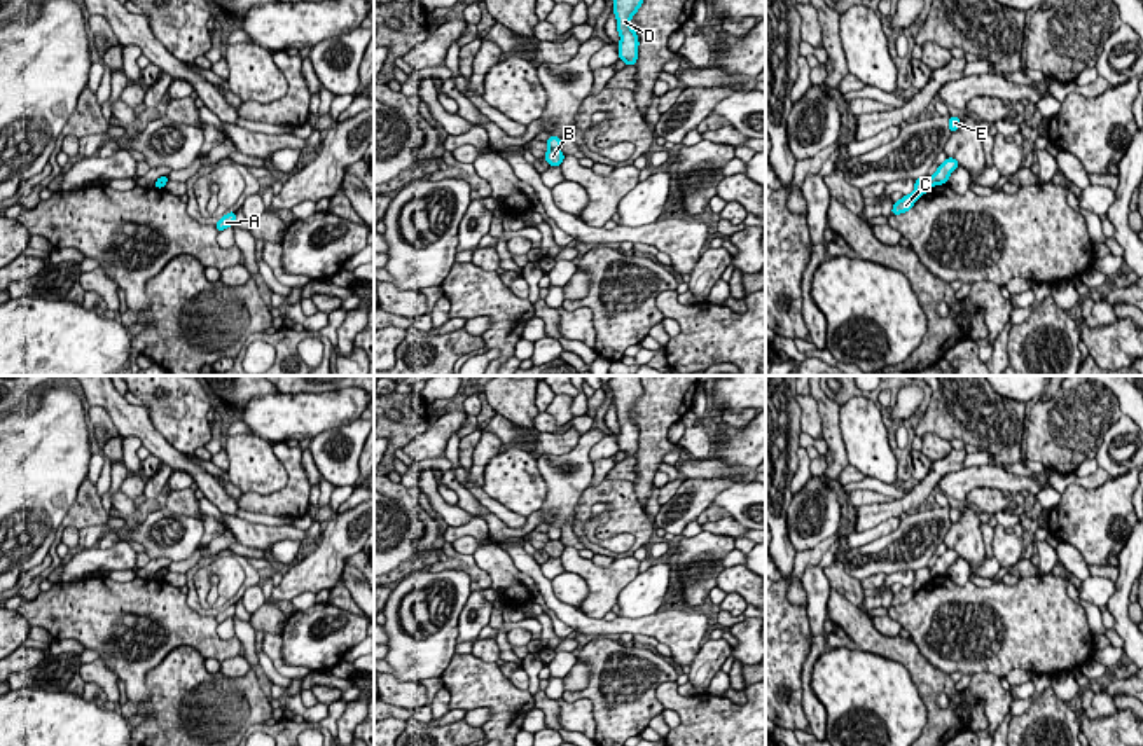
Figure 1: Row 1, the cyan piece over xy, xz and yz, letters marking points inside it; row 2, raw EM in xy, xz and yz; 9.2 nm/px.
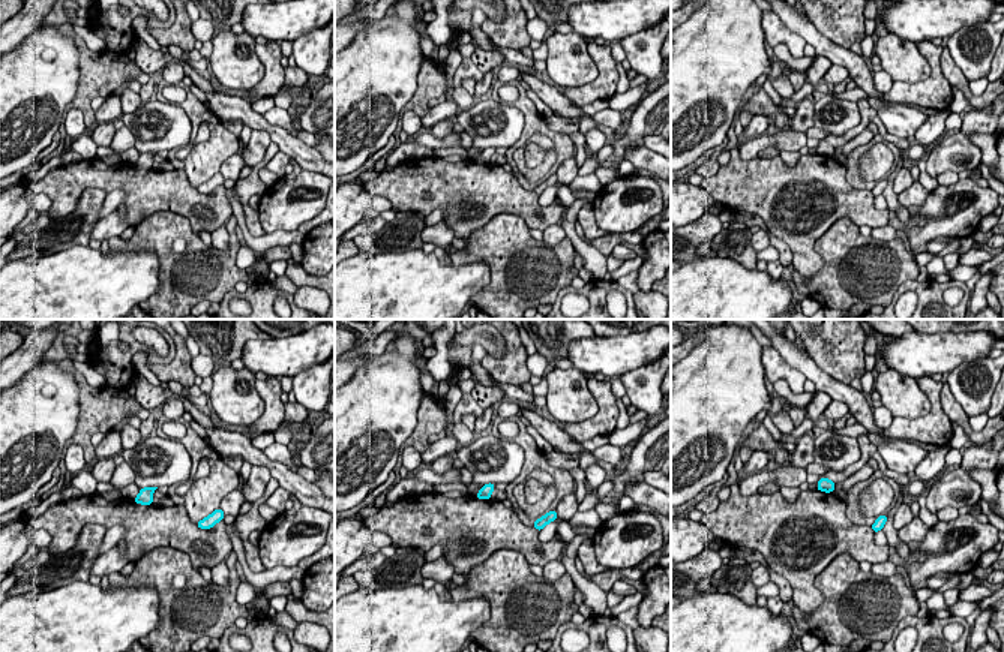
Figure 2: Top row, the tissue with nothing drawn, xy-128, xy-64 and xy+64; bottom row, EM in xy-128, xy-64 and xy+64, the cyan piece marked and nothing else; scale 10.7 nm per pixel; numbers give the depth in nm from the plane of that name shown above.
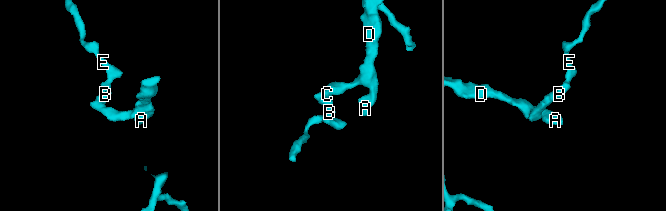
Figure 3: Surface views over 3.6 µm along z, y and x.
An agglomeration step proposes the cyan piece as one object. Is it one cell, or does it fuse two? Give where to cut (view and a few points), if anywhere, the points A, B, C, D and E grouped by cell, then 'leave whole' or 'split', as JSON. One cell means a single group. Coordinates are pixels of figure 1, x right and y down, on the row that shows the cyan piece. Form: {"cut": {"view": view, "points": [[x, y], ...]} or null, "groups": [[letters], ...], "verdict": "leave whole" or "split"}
{"cut": {"view": "yz", "points": [[928, 179], [932, 186]]}, "groups": [["A", "C", "D"], ["B", "E"]], "verdict": "split"}

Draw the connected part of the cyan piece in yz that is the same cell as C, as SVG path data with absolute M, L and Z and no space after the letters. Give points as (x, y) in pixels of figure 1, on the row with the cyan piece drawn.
M921 176L914 180L916 187L914 192L909 196L904 196L900 201L893 204L891 215L905 213L907 210L912 208L912 204L925 194L928 192L933 185L930 183L930 176Z

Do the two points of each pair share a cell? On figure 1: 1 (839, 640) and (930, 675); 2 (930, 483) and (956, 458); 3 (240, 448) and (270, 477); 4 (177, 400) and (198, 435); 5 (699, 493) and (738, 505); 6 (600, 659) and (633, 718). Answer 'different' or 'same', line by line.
1: different
2: same
3: same
4: same
5: different
6: same

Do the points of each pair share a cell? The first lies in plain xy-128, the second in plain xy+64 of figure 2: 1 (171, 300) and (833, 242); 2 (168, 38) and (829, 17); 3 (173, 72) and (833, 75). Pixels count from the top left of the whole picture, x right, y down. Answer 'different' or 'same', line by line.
1: same
2: same
3: same

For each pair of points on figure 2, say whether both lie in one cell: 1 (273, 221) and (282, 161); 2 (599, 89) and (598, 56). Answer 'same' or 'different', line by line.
1: different
2: same

